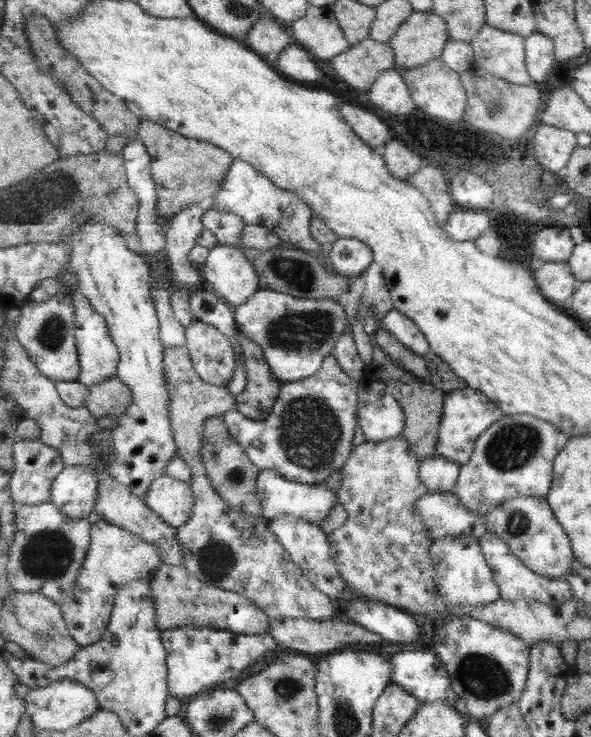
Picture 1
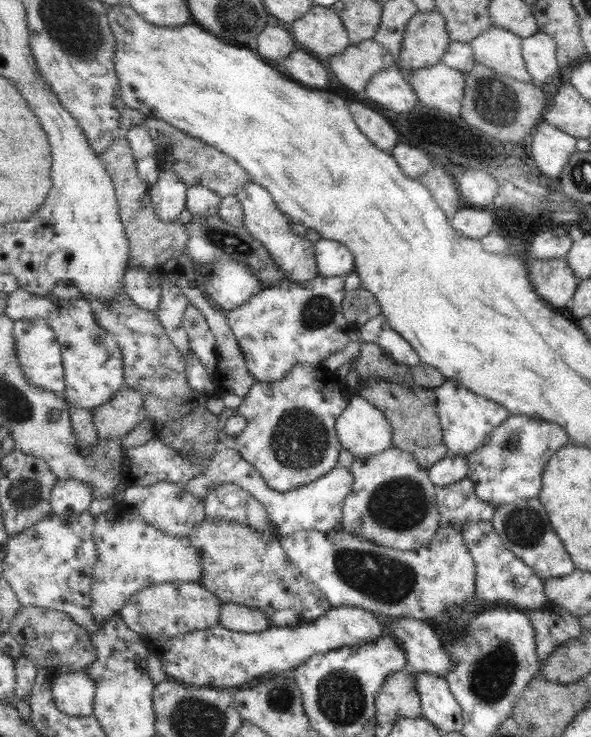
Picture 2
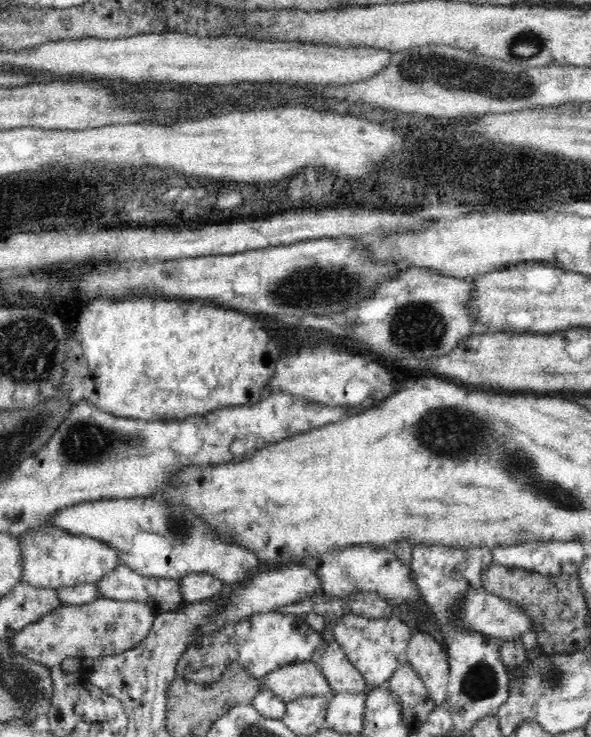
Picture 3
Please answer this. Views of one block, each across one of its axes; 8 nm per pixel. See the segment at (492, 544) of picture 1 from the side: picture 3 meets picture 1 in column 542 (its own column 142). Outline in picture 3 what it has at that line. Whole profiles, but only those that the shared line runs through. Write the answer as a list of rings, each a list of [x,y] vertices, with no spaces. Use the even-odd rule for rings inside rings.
[[[119,562],[112,572],[106,573],[99,581],[100,596],[108,599],[140,601],[154,608],[153,611],[157,615],[160,613],[176,610],[183,605],[184,593],[182,593],[182,583],[178,577],[156,577],[144,576],[134,571],[126,564]]]

